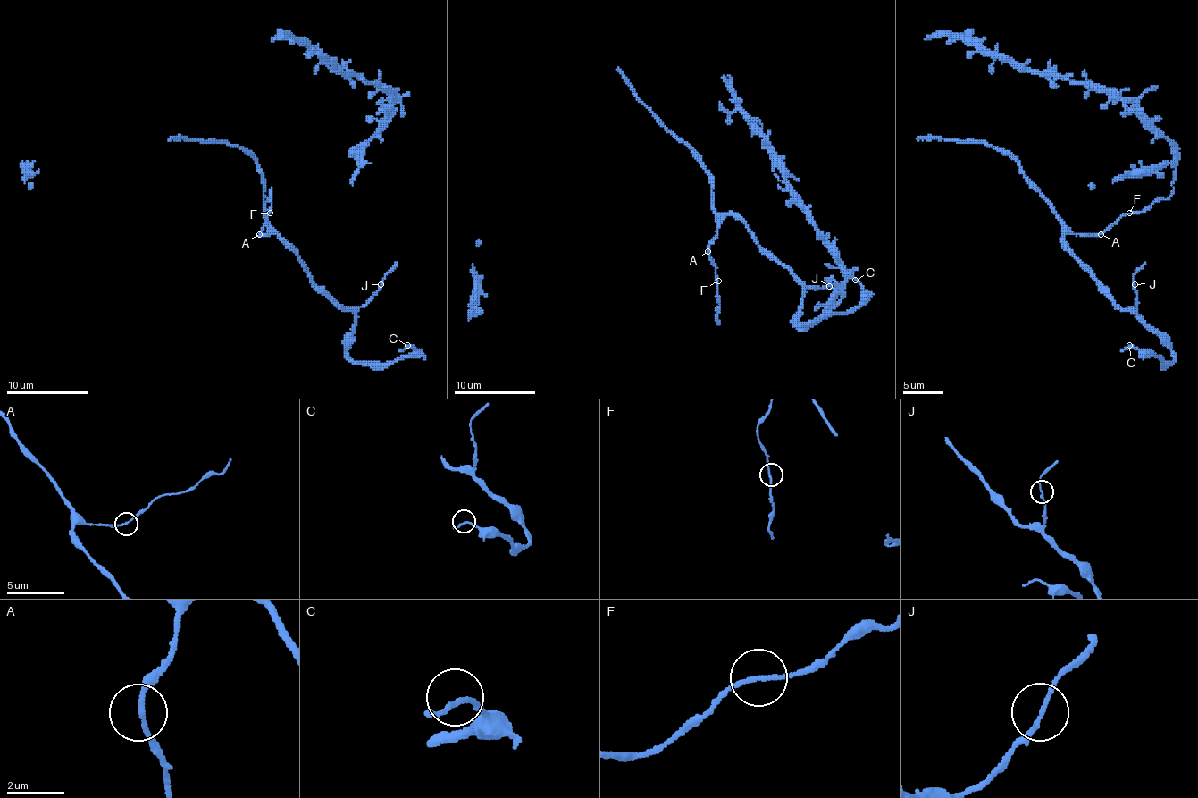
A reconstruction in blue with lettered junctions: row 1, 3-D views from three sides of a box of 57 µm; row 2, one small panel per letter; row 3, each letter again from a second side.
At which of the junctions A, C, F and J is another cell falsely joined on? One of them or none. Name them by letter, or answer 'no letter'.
no letter

